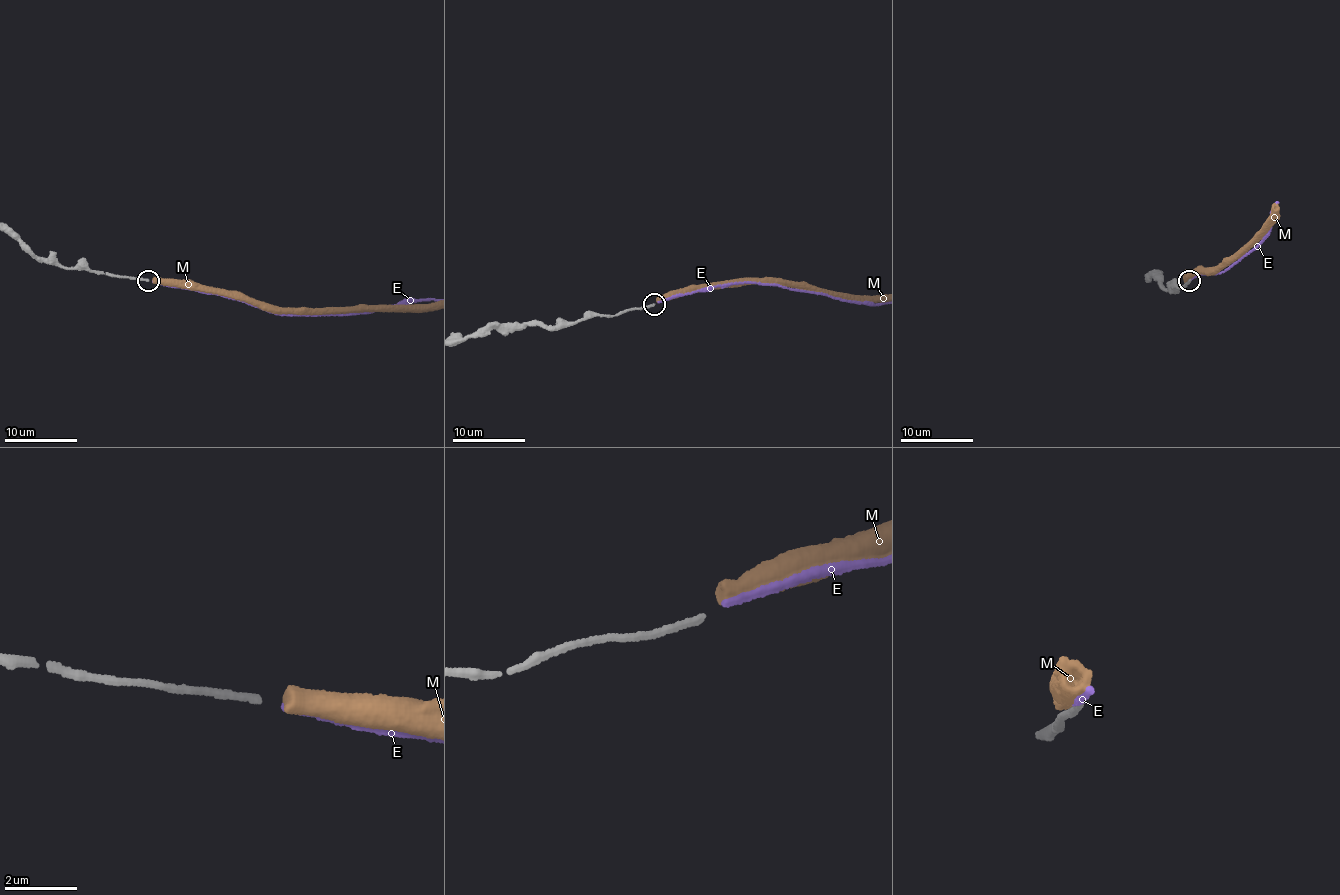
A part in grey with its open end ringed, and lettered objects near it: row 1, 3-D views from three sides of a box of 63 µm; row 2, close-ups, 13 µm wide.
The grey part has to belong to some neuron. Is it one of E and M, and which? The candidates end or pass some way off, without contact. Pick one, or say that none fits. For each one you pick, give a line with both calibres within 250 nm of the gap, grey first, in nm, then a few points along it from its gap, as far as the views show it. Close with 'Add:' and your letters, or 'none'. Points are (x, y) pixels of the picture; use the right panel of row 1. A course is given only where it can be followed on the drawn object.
E: calibres 190 and 200 nm
Add: E

